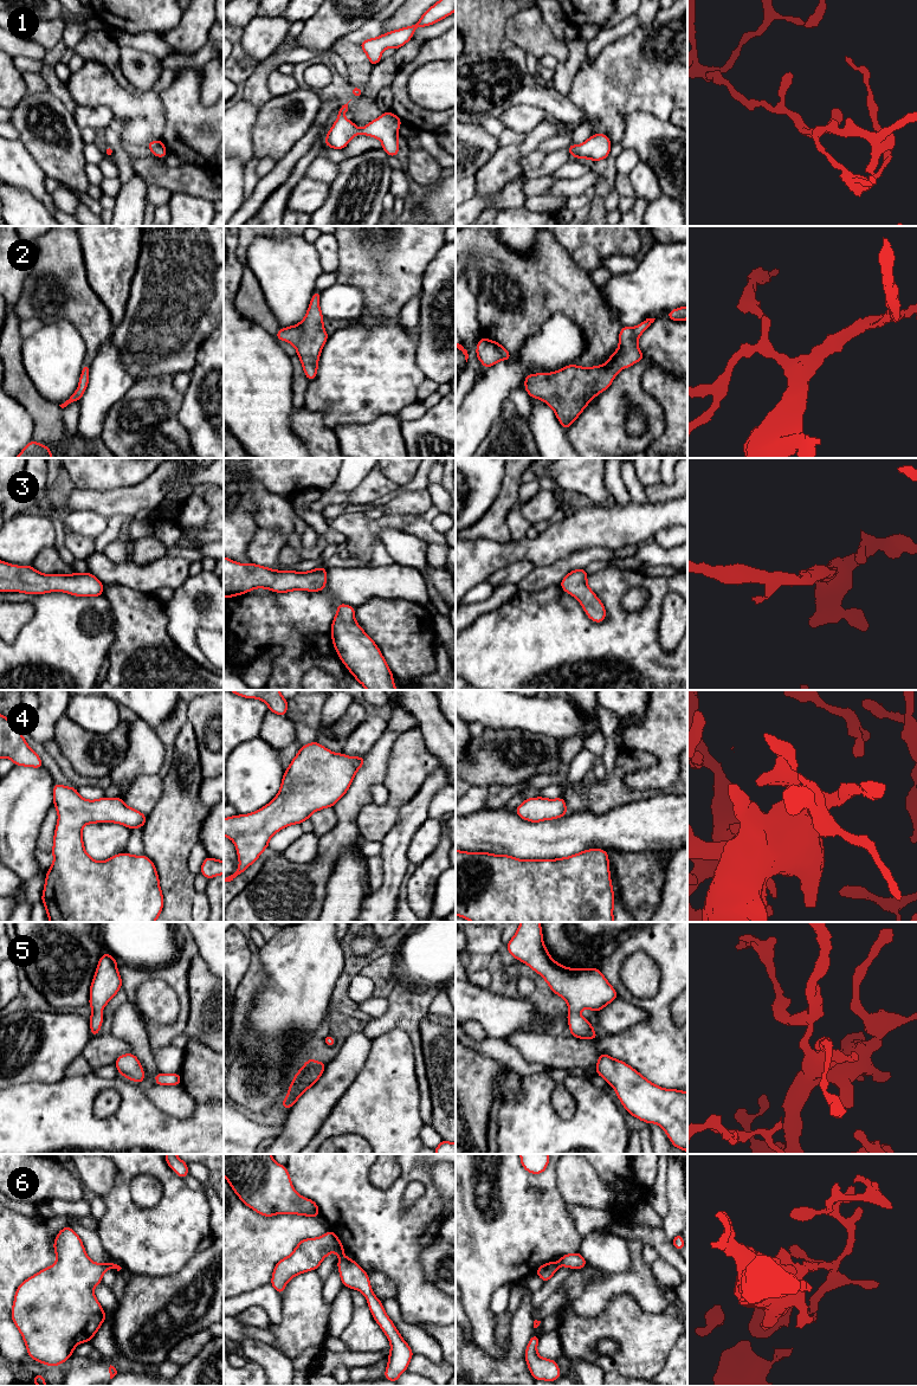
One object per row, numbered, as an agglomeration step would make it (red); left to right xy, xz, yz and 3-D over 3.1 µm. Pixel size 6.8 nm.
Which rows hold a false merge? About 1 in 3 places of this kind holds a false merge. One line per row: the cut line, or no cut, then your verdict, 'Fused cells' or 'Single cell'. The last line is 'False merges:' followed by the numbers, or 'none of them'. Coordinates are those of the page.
1: No split. Single cell
2: No split. Single cell
3: No split. Single cell
4: No split. Single cell
5: No split. Single cell
6: Split along xz (341, 1256), (343, 1257). Fused cells
False merges: 6

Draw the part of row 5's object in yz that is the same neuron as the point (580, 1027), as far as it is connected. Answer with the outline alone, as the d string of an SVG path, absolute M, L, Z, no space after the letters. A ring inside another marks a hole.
M521 922L505 947L515 959L537 972L555 994L566 1000L571 1036L580 1039L599 1037L592 1024L579 1012L583 1008L598 1012L619 998L600 969L567 968L554 961L543 943L540 922Z

